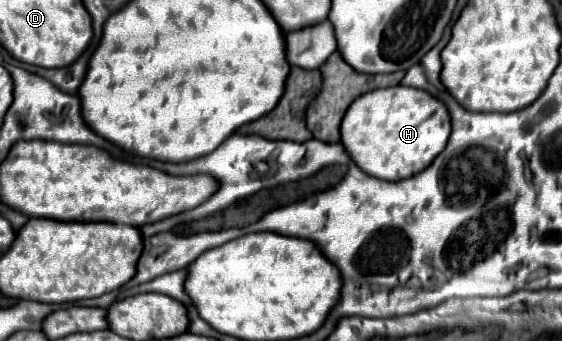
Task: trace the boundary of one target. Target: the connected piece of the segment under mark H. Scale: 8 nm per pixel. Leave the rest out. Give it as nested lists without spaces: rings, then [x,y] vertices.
[[[393,86],[359,96],[341,122],[341,144],[351,160],[369,176],[399,182],[425,170],[445,148],[451,134],[449,112],[425,90]]]

